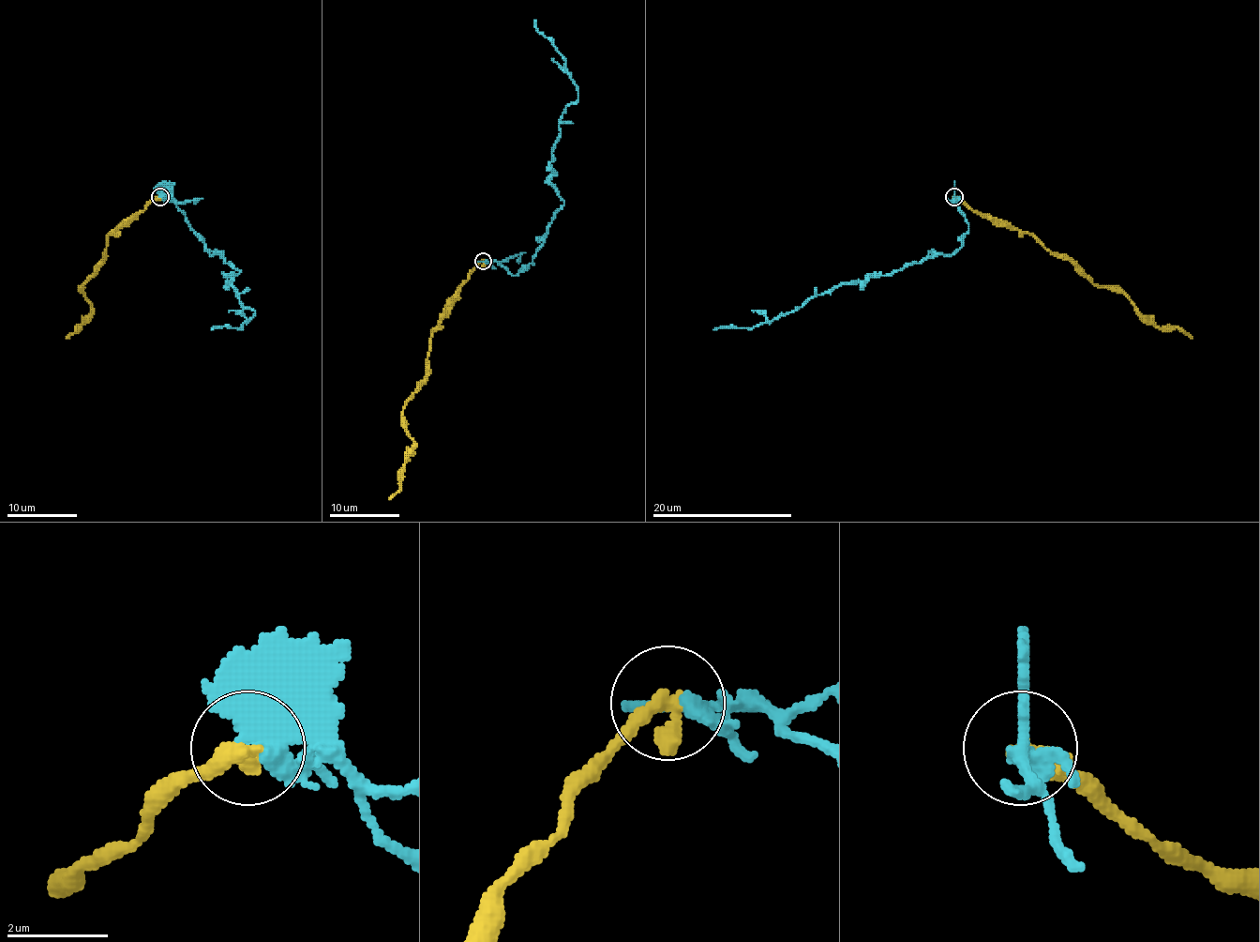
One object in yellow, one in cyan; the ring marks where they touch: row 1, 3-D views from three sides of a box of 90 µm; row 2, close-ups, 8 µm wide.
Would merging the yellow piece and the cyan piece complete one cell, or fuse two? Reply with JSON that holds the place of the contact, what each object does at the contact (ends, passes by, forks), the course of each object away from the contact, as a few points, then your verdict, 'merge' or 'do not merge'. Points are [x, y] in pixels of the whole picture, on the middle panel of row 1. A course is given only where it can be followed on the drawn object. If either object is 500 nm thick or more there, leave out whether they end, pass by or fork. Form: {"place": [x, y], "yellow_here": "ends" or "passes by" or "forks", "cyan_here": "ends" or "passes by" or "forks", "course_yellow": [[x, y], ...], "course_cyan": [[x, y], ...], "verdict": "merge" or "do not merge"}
{"place": [483, 261], "course_yellow": [[484, 261], [431, 338], [427, 378], [405, 402], [403, 428], [413, 448], [401, 487], [389, 499]], "course_cyan": [[484, 261], [496, 261], [511, 275], [527, 268], [563, 204], [549, 181], [551, 147], [577, 86], [534, 20]], "verdict": "do not merge"}

